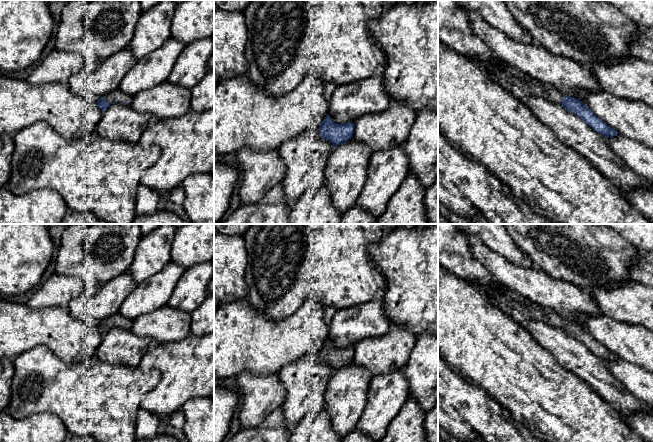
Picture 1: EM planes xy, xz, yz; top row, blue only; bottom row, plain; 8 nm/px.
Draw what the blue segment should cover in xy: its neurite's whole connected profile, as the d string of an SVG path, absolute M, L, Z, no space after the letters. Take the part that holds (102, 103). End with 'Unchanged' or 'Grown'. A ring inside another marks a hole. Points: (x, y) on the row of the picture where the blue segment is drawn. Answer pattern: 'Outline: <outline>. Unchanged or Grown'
Outline: M117 88L113 92L107 93L103 97L100 97L97 101L97 105L104 112L112 103L120 103L123 105L131 106L132 101L132 95L126 94Z. Grown

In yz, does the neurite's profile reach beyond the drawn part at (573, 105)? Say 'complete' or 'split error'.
split error

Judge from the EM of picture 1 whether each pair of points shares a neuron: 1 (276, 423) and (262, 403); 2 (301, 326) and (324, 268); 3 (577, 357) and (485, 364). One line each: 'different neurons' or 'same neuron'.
1: different neurons
2: different neurons
3: different neurons

